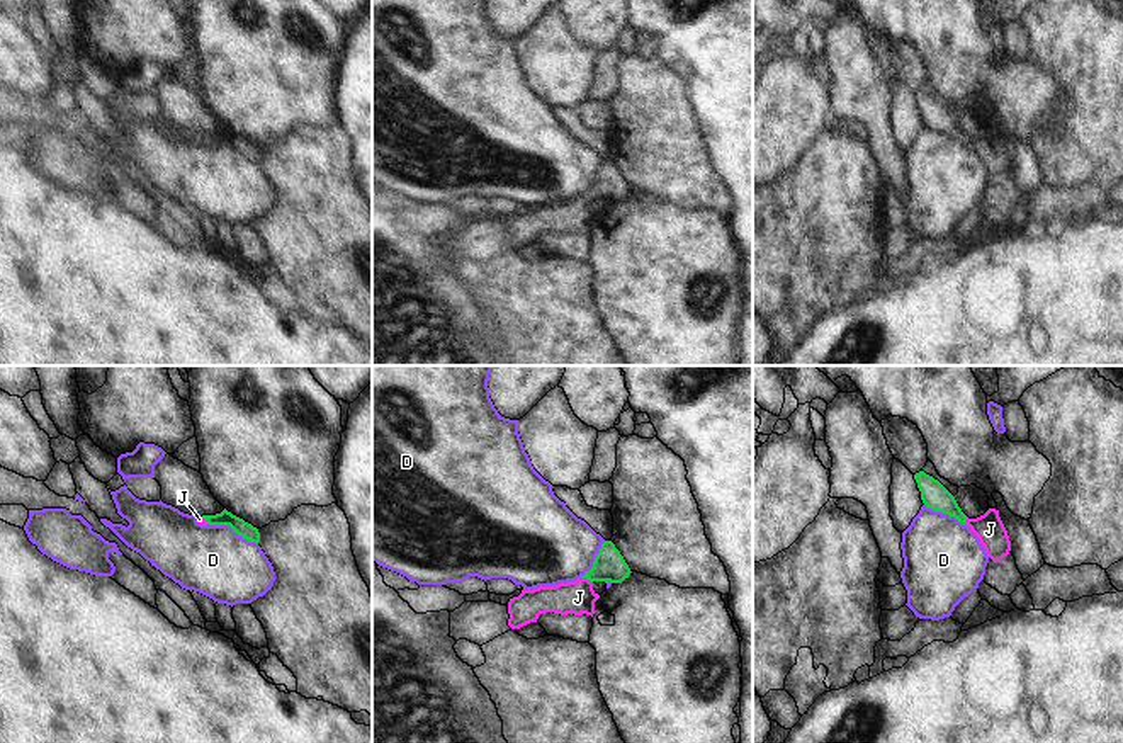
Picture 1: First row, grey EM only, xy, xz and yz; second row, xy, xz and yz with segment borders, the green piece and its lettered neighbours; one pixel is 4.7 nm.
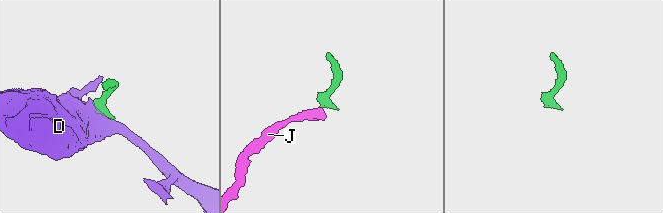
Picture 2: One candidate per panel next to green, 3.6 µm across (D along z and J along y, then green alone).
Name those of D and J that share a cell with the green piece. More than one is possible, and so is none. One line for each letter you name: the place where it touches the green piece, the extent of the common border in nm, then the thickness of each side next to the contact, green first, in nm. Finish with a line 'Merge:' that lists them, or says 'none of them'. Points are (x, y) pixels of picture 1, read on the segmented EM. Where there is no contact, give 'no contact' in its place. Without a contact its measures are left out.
J: xz (586, 577) | 60 nm | 150/160 nm
Merge: J

